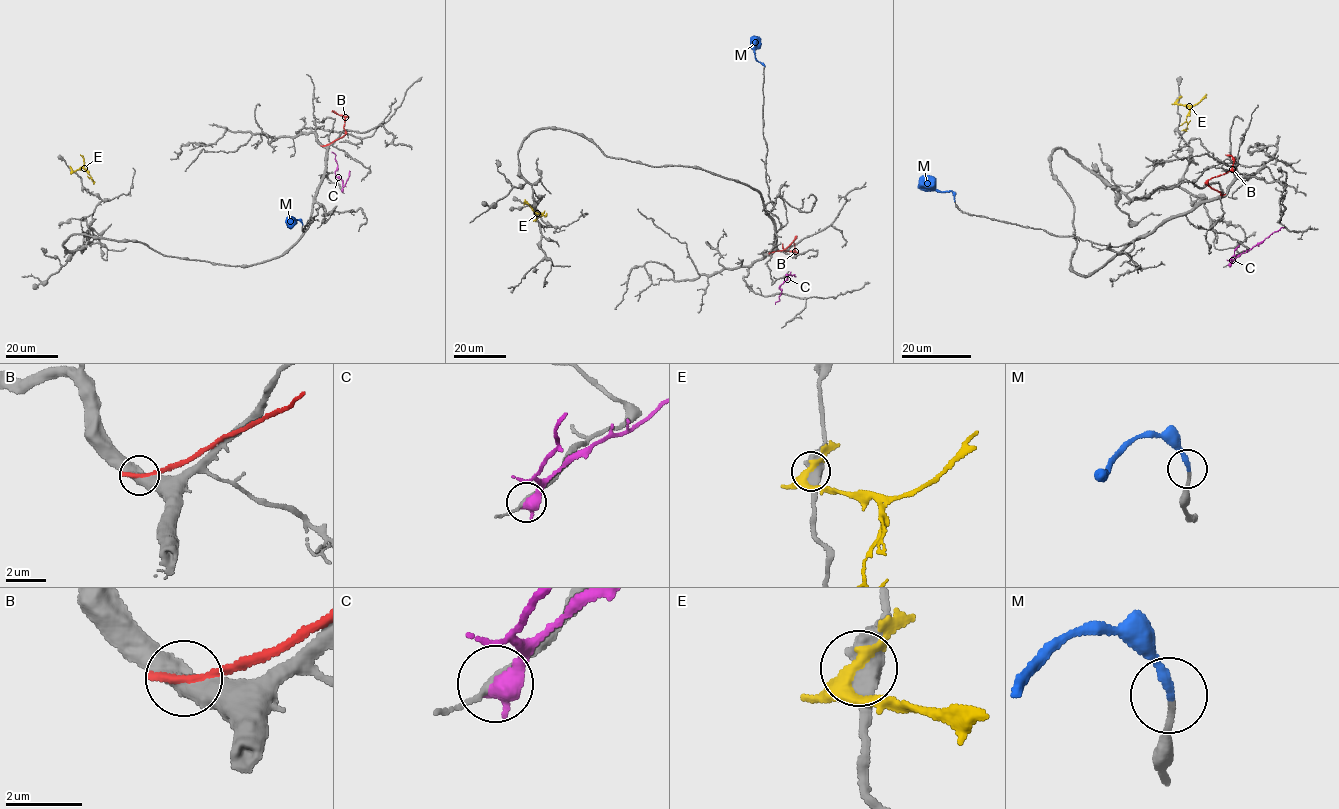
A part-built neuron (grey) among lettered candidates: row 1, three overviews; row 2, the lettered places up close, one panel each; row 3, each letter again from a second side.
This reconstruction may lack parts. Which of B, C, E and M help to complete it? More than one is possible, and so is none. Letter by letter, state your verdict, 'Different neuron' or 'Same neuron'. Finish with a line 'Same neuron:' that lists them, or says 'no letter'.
B: Different neuron
C: Different neuron
E: Different neuron
M: Same neuron
Same neuron: M

